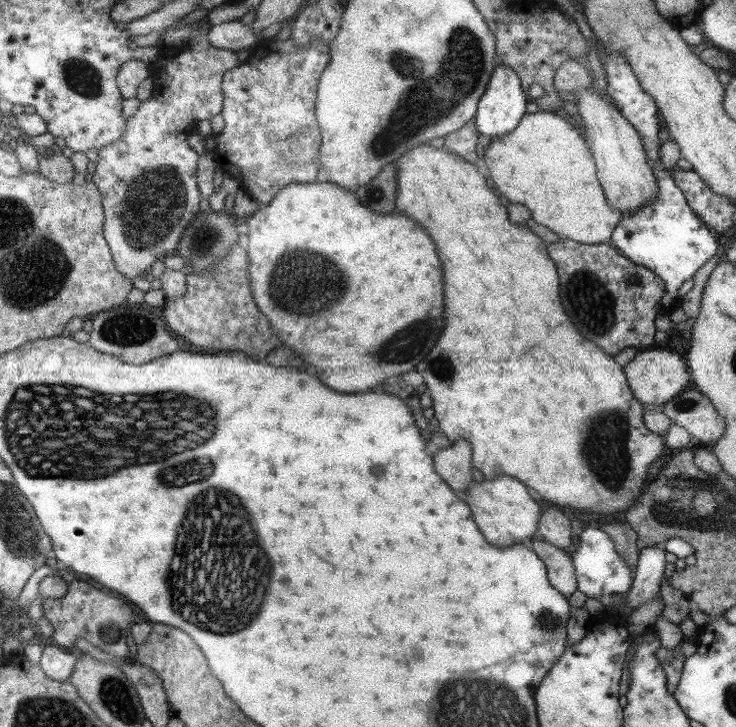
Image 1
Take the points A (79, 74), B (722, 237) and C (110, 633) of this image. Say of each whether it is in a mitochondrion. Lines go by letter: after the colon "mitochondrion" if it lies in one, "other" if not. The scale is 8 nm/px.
A: mitochondrion
B: other
C: mitochondrion

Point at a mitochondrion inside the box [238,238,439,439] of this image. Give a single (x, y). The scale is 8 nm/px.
(305, 273)

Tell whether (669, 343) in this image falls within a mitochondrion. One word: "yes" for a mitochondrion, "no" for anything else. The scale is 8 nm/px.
no

